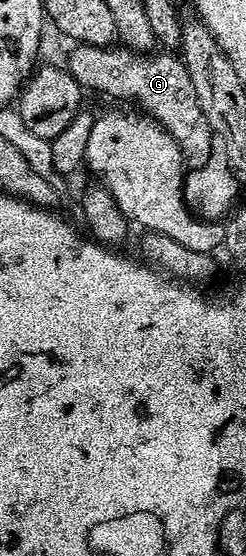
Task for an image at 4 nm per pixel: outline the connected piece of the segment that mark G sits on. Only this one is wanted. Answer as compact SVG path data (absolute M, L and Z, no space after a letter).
M80 42L70 47L64 66L83 91L99 90L102 94L110 93L114 98L130 98L134 94L137 107L155 118L166 129L168 136L176 140L176 148L180 148L183 163L190 170L199 170L208 164L212 152L208 120L204 120L204 112L200 112L192 76L188 76L188 68L177 53L150 52L140 56L137 51L129 50L122 44L93 46Z

